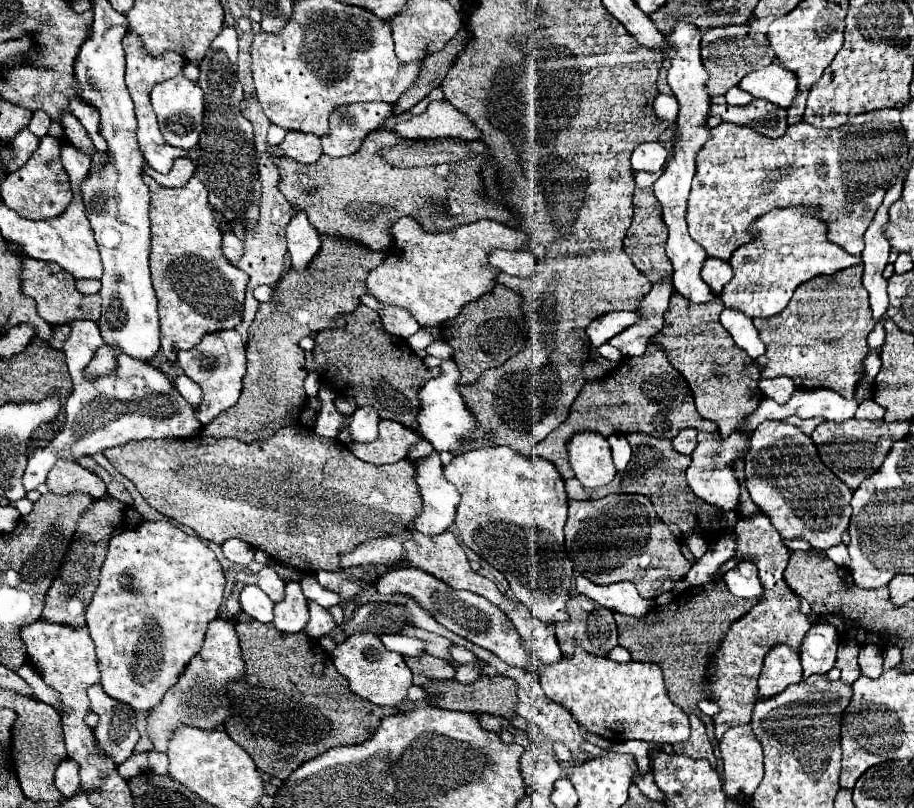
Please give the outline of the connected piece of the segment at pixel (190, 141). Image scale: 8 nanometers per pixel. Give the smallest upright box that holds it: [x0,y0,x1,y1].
[150,74,204,150]

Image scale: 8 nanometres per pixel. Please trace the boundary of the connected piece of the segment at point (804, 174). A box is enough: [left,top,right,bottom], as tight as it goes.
[688,120,868,260]

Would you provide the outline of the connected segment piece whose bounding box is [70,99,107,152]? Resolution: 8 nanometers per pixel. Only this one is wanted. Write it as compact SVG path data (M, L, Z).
M76 99L70 101L70 110L72 110L72 114L82 122L82 126L88 130L94 147L98 151L106 151L107 143L99 133L100 114L97 112L98 110L93 106Z

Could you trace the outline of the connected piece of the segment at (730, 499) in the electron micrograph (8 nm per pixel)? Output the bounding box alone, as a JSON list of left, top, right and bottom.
[686,436,740,510]

